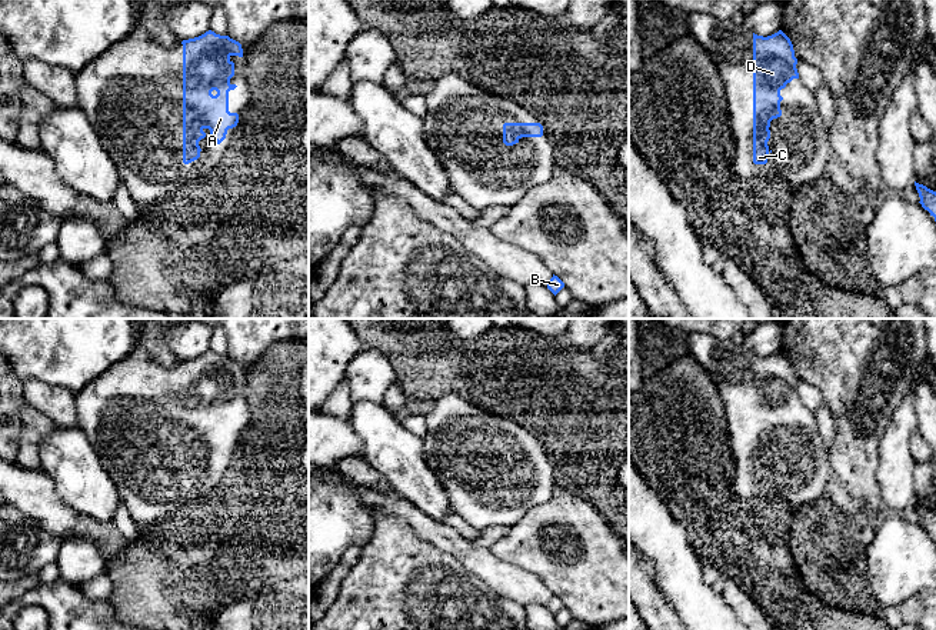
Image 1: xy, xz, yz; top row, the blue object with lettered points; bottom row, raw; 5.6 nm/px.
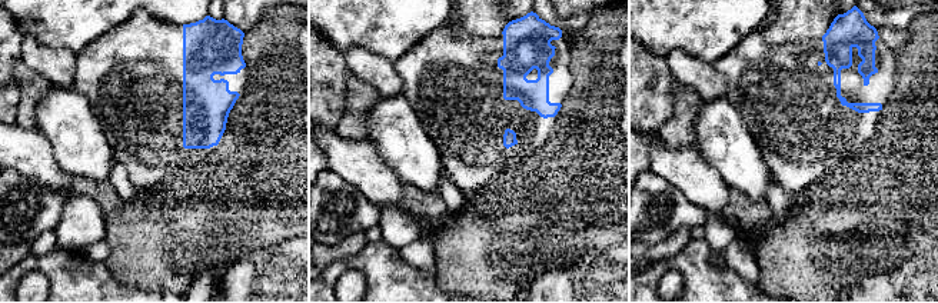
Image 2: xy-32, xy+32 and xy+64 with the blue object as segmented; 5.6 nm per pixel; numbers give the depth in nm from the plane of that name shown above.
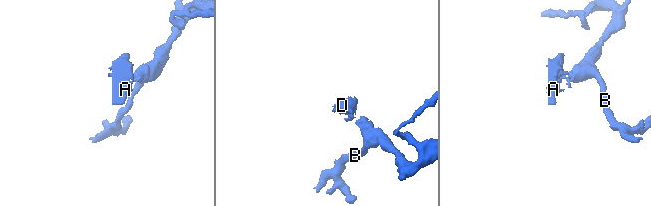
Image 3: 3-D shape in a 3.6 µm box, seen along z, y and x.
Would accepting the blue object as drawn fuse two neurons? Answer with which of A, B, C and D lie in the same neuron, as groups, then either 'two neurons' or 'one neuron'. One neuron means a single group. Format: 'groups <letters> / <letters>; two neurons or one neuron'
groups A B C D; one neuron

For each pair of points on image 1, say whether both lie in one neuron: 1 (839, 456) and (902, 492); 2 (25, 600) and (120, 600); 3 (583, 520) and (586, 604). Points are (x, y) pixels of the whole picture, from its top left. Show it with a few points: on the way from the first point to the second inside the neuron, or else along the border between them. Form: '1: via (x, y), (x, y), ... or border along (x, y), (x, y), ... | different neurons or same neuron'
1: border along (878, 443), (876, 483), (880, 500), (888, 507) | different neurons
2: border along (107, 602), (116, 614) | different neurons
3: via (586, 542), (589, 550), (589, 583) | same neuron

